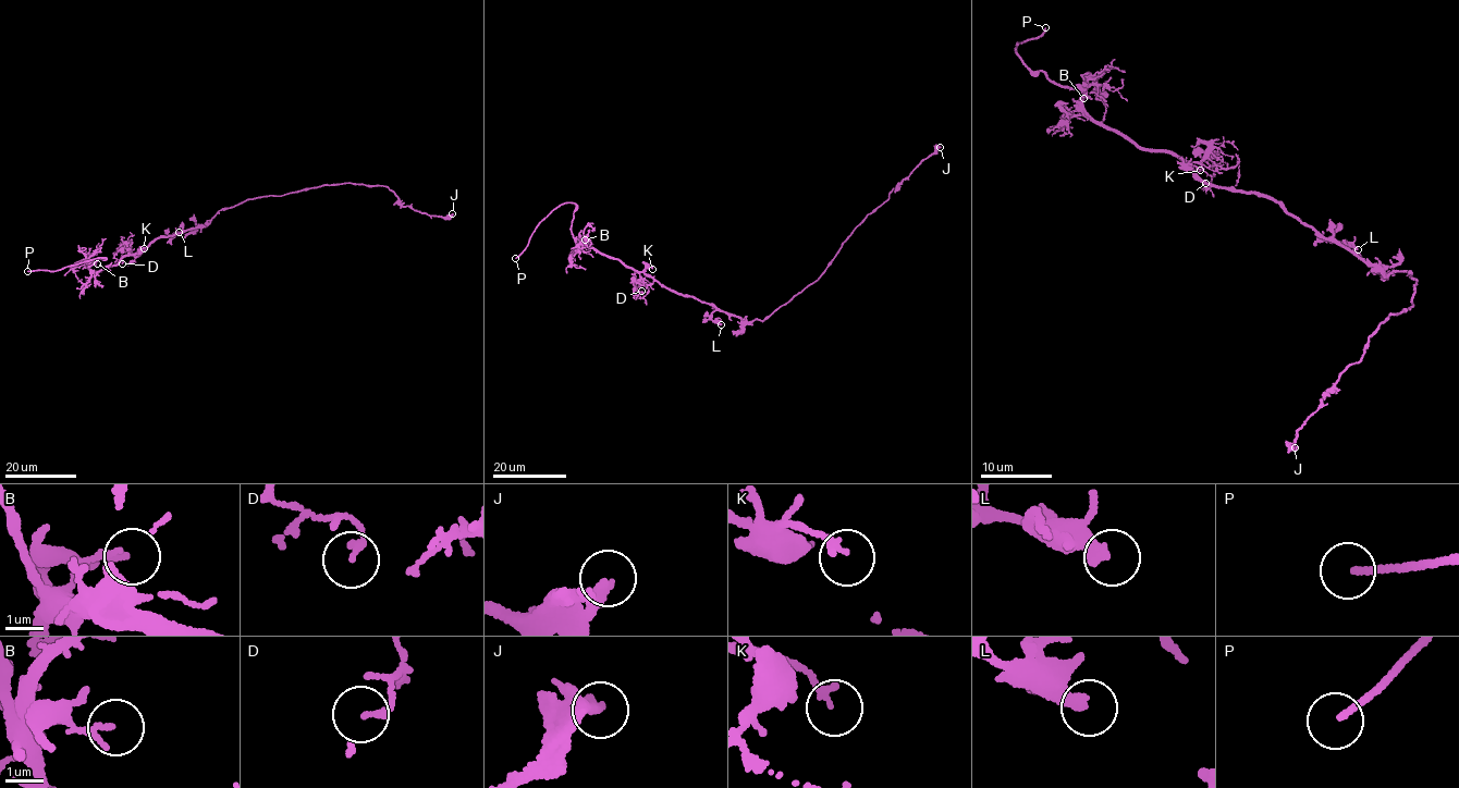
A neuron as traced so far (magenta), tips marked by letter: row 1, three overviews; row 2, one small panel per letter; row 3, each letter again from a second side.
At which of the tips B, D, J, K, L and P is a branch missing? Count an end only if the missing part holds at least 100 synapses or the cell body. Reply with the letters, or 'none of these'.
P

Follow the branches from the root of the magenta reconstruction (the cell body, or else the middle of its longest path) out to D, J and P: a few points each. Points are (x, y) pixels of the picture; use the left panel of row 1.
D: (189, 230), (156, 238), (139, 255), (131, 255), (123, 244), (120, 245), (114, 257), (122, 260), (122, 263)
J: (189, 230), (208, 225), (219, 210), (254, 198), (346, 182), (387, 187), (403, 206), (428, 214), (452, 213)
P: (189, 230), (156, 238), (139, 255), (125, 255), (99, 271), (87, 266), (106, 258), (53, 271), (27, 271)

